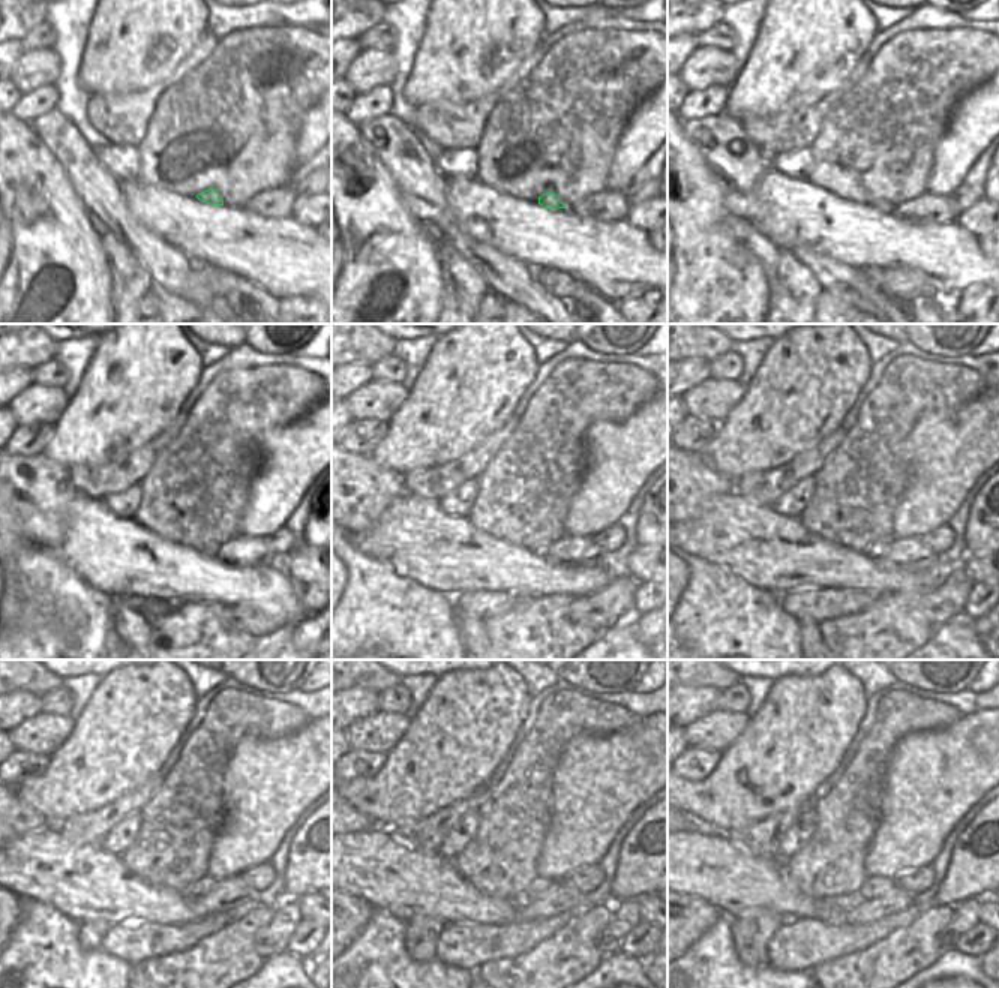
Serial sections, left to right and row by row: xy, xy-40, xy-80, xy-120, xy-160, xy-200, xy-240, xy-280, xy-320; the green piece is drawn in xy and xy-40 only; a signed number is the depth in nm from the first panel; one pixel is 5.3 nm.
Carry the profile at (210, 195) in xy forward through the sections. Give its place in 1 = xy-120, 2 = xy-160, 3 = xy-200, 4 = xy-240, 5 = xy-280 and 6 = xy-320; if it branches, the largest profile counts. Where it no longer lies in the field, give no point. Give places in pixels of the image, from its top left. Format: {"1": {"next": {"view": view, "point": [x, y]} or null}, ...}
{"1": {"next": {"view": "xy-120", "point": [210, 549]}}, "2": {"next": {"view": "xy-160", "point": [543, 550]}}, "3": {"next": {"view": "xy-200", "point": [879, 547]}}, "4": {"next": {"view": "xy-240", "point": [207, 883]}}, "5": {"next": {"view": "xy-280", "point": [540, 885]}}, "6": {"next": {"view": "xy-320", "point": [875, 886]}}}

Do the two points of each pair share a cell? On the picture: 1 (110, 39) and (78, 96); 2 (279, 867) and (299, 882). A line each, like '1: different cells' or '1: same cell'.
1: different cells
2: different cells

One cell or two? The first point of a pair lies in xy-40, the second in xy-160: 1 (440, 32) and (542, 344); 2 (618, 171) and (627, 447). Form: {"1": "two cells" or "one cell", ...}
{"1": "two cells", "2": "one cell"}

